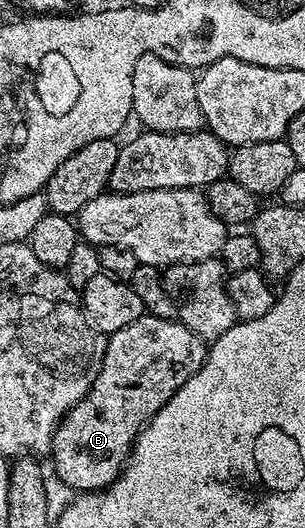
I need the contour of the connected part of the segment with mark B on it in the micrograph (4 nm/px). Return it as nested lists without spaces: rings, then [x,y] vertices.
[[[145,312],[132,320],[128,328],[120,328],[115,334],[109,335],[104,342],[102,363],[94,387],[63,416],[54,433],[52,459],[54,458],[53,473],[56,477],[74,492],[97,492],[114,483],[130,457],[130,449],[134,447],[138,433],[202,367],[207,353],[207,339],[192,332],[192,328],[175,319],[152,316]]]

